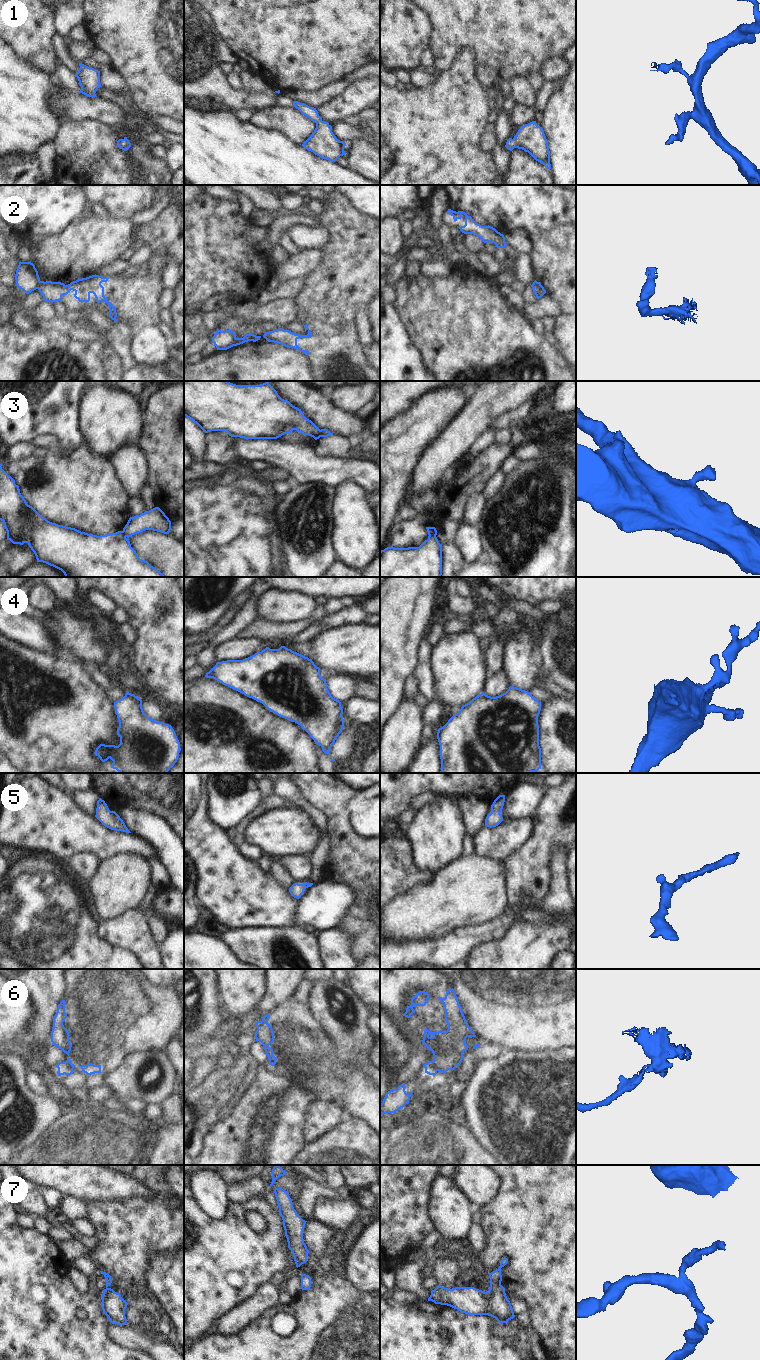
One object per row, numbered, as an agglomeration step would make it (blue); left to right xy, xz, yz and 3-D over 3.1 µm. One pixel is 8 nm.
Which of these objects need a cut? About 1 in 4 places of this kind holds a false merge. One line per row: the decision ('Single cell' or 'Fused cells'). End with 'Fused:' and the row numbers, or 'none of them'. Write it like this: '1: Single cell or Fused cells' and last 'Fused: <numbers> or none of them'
1: Single cell
2: Fused cells
3: Fused cells
4: Single cell
5: Single cell
6: Fused cells
7: Single cell
Fused: 2, 3, 6

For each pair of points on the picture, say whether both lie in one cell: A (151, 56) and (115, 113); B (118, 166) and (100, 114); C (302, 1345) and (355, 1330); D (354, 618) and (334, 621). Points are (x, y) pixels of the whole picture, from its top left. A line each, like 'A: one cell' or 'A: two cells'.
A: two cells
B: two cells
C: one cell
D: one cell

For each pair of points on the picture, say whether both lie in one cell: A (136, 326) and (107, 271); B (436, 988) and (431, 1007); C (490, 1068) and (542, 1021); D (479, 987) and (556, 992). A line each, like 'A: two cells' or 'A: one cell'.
A: two cells
B: one cell
C: two cells
D: one cell

